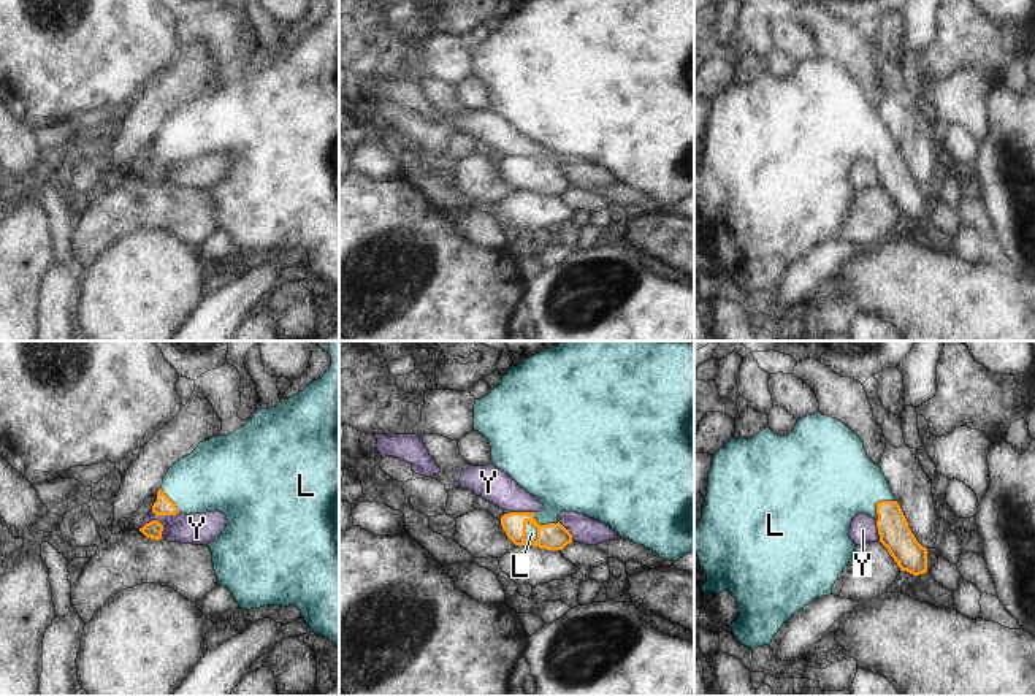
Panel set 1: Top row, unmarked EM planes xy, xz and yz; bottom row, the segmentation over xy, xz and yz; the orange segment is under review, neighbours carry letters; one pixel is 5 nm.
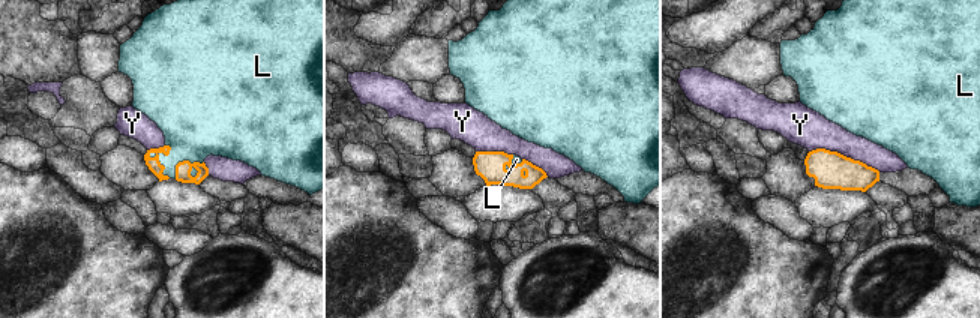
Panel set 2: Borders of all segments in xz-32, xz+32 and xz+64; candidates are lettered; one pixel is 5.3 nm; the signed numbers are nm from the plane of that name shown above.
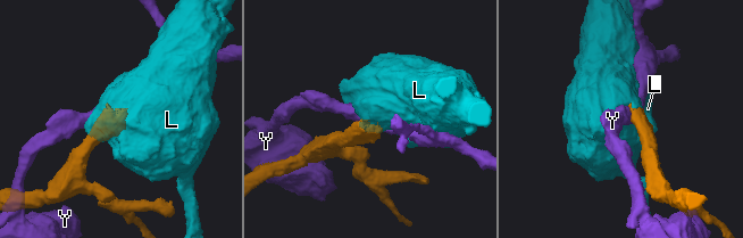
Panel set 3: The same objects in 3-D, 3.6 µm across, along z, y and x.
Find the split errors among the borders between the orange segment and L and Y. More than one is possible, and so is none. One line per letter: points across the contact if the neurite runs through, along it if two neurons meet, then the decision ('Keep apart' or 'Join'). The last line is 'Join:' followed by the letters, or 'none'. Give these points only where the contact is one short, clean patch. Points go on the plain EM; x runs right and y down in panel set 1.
L: Path across: xz (553, 181), (530, 186), (525, 178), (531, 178). Join
Y: Boundary: xy (141, 173), (157, 165), (162, 170), (164, 183). Keep apart
Join: L

